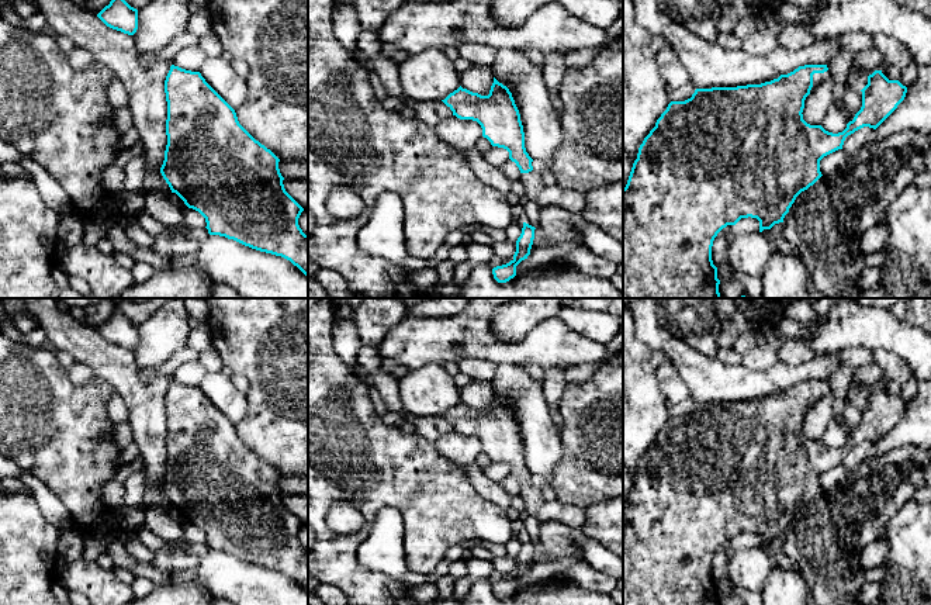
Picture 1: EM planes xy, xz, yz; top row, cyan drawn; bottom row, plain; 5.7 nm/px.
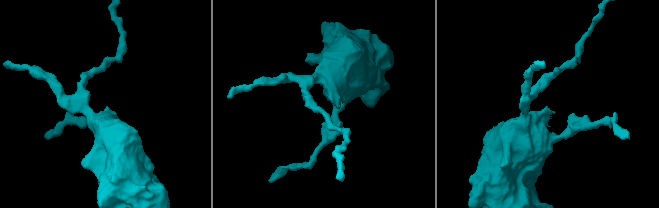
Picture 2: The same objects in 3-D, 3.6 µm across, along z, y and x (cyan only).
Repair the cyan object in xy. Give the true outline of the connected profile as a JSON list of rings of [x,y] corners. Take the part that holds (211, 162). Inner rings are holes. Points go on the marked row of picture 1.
[[[172,65],[165,80],[167,145],[160,173],[188,208],[198,211],[210,235],[233,239],[252,249],[290,260],[308,277],[308,235],[298,225],[304,208],[285,191],[280,159],[256,141],[238,121],[235,110],[205,82],[200,72]]]

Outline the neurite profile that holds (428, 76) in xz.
[[[426,49],[399,62],[404,96],[415,101],[442,101],[460,87],[460,75],[444,51]]]

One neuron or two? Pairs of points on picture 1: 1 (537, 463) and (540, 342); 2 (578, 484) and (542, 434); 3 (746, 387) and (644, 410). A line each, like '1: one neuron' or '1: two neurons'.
1: two neurons
2: two neurons
3: two neurons

